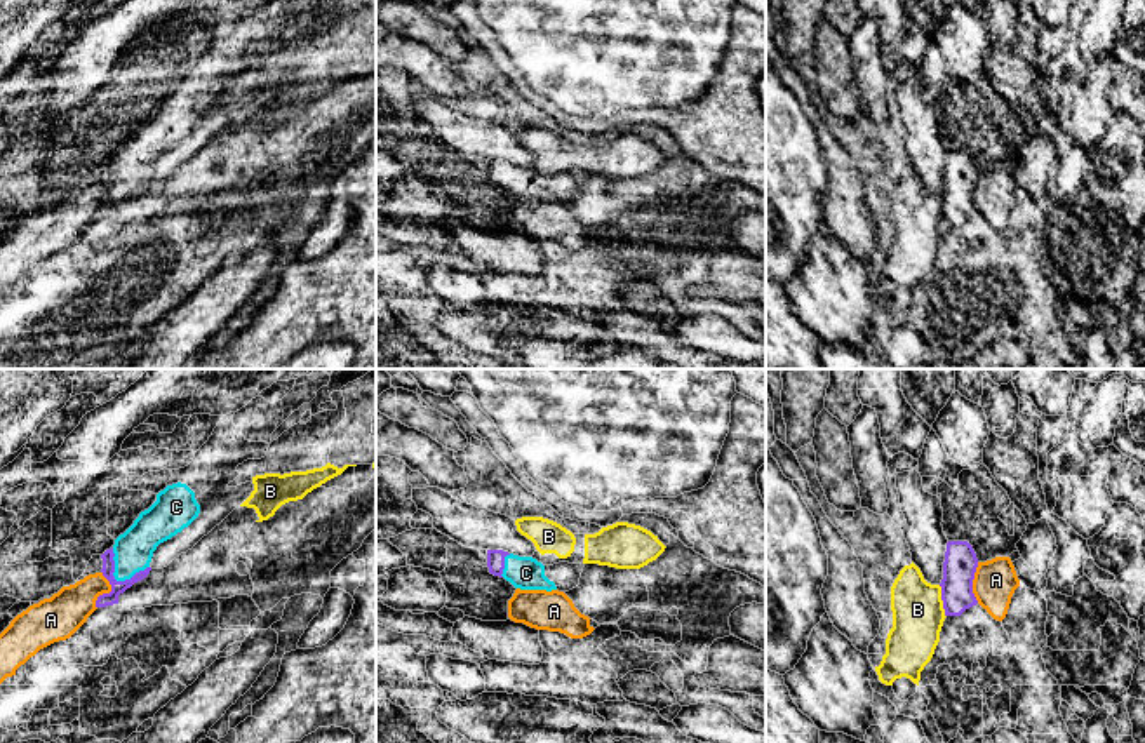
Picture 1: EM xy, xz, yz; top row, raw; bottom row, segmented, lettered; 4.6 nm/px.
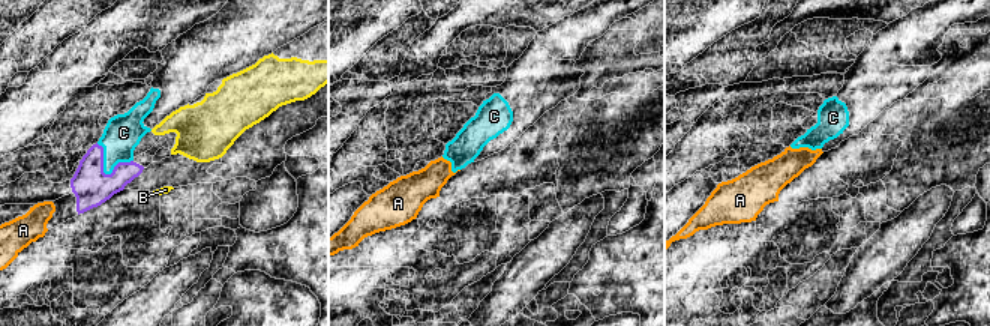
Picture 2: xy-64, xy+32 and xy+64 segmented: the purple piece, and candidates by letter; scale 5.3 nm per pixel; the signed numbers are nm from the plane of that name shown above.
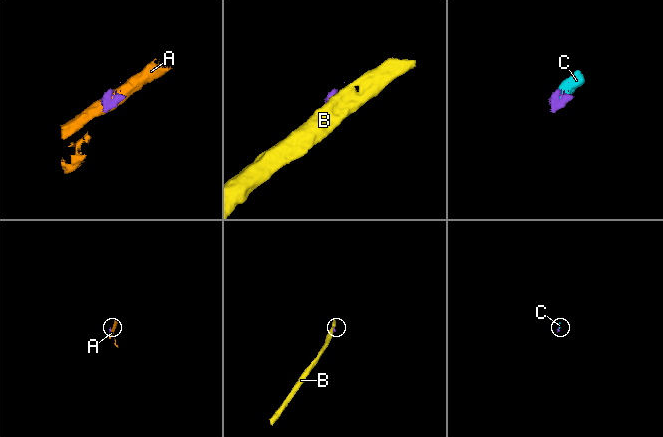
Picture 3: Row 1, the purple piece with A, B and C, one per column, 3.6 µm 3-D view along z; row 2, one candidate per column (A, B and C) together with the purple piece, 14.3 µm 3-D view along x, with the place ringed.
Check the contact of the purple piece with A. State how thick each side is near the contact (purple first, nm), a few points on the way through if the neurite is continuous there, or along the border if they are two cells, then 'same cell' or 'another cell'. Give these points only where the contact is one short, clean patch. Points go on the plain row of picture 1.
60 nm thick on the purple side, 200 nm on the other; border along xy (101, 181), (110, 200), (98, 207), (96, 218); another cell

